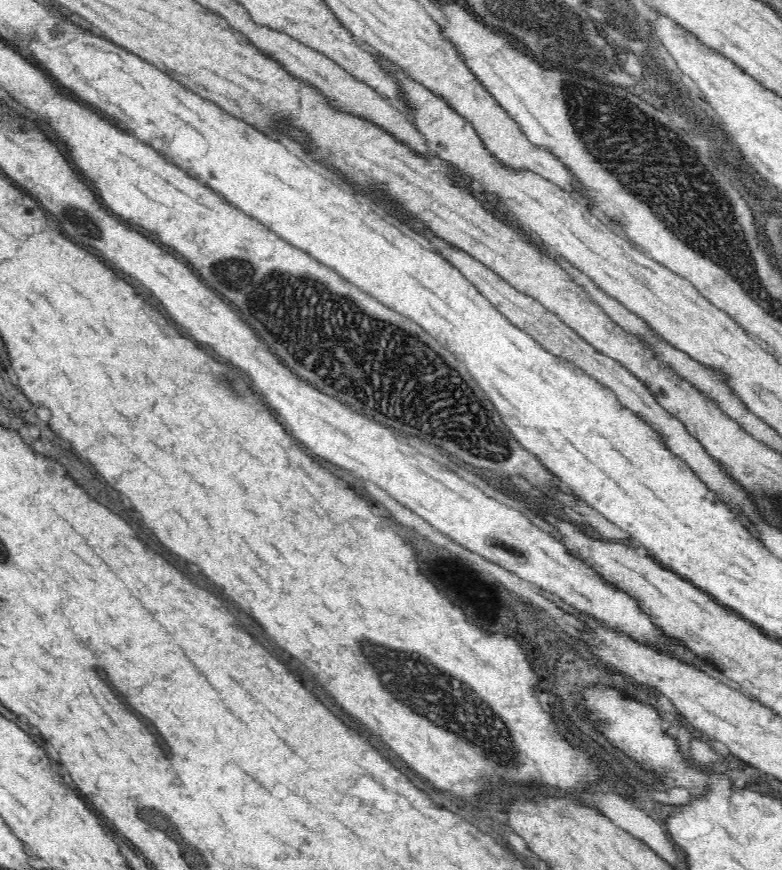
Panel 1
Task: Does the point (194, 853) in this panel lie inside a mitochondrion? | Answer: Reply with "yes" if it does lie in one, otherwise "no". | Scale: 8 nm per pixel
yes

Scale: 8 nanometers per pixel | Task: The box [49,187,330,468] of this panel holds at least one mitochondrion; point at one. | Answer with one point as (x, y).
(76, 219)

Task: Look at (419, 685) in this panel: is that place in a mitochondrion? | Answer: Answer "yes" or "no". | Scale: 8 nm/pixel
yes

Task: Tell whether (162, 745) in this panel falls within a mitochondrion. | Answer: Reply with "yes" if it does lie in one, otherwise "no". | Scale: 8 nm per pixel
no

